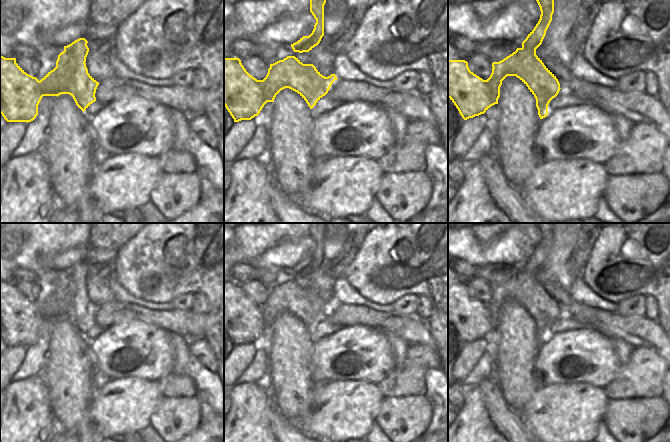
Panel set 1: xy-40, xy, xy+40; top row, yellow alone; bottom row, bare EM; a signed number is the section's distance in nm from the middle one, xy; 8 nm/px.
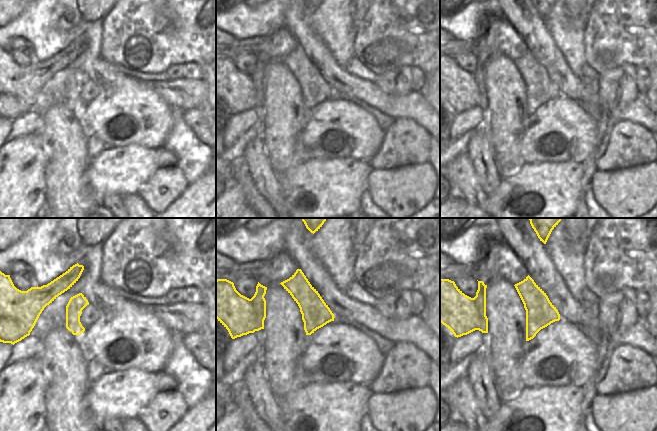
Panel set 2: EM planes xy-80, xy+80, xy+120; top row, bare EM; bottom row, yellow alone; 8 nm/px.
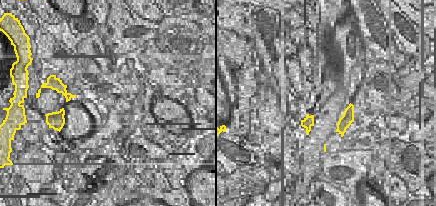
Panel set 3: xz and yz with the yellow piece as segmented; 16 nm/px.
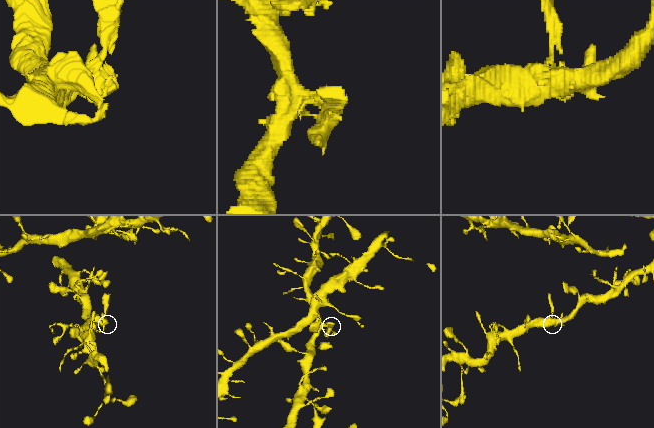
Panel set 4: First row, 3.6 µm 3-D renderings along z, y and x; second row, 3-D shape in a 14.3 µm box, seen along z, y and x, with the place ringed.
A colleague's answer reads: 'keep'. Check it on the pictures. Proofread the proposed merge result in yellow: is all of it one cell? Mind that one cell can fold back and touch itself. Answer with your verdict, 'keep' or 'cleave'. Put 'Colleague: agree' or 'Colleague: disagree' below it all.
cleave
Colleague: disagree

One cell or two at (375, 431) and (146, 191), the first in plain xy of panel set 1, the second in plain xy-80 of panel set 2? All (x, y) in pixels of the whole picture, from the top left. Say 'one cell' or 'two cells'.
two cells

